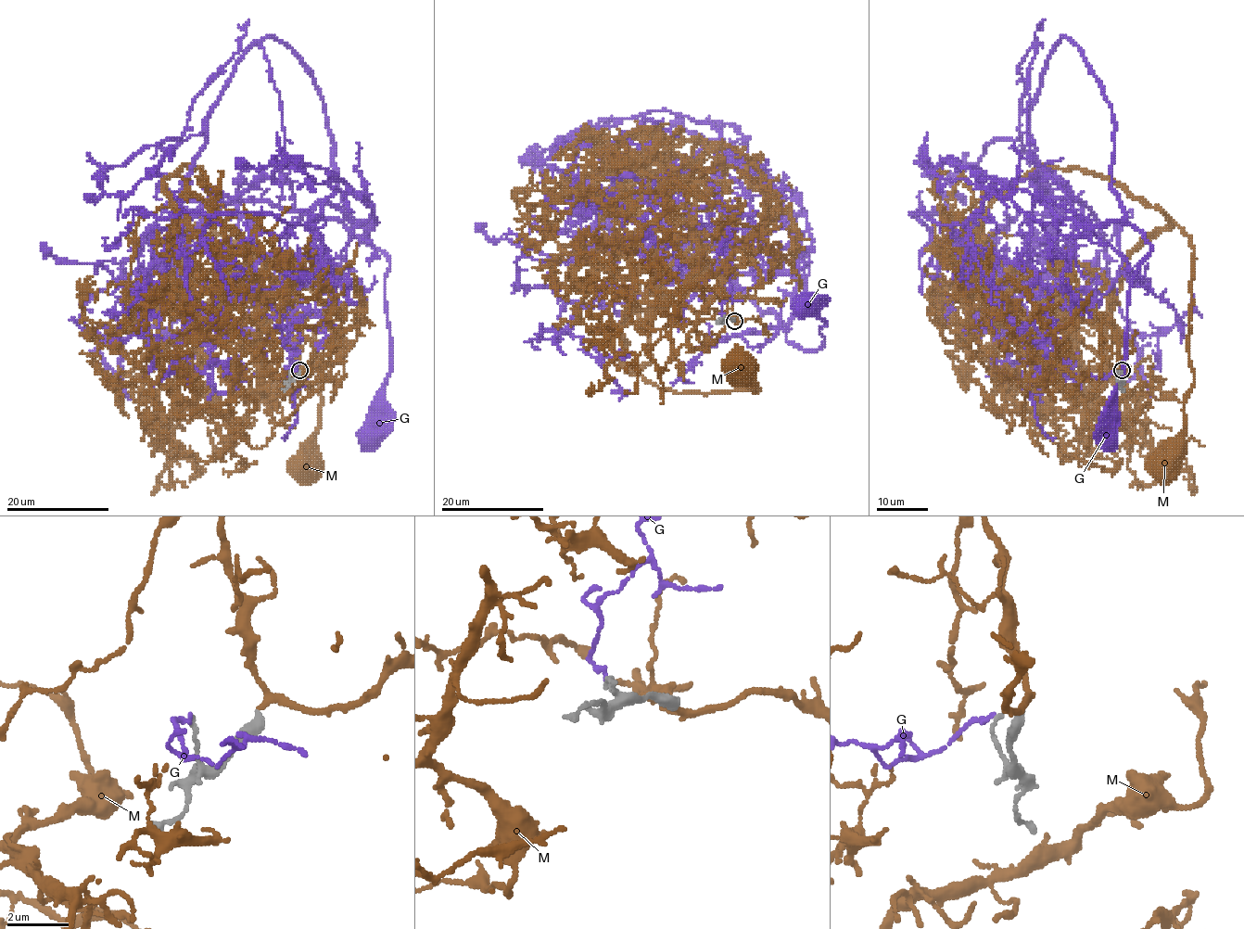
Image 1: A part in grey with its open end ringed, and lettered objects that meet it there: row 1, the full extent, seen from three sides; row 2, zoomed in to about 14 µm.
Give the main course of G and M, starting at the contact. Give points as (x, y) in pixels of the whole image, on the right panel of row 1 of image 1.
G: (1117, 370), (1076, 375), (1036, 330), (1050, 297), (1027, 255), (1034, 202), (1150, 245), (1109, 432)
M: (1121, 370), (1083, 319), (1050, 366), (1090, 396), (1124, 258), (1174, 222), (1193, 387), (1163, 465)

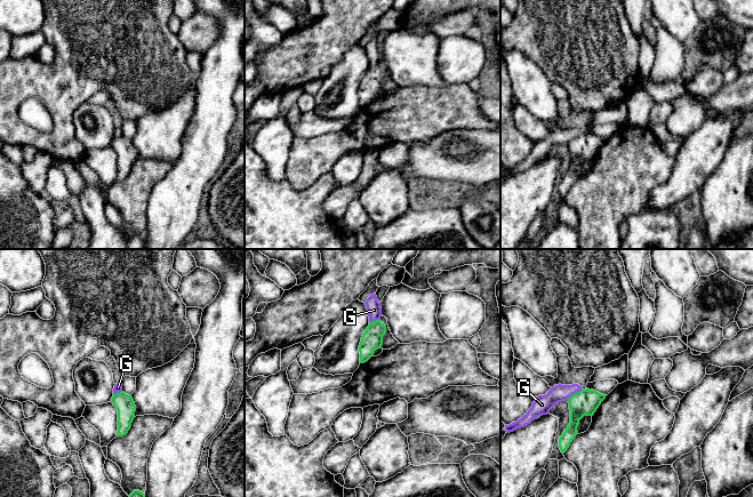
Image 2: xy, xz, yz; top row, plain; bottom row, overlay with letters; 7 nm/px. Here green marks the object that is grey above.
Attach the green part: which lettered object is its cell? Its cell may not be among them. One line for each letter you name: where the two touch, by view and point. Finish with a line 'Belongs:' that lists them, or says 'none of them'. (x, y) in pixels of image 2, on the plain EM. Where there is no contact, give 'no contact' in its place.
M: no contact
Belongs: M

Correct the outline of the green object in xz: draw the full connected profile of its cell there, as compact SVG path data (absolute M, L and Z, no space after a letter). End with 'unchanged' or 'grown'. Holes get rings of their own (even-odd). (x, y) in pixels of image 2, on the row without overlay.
M380 64L369 66L359 89L360 107L367 106L371 101L374 101L376 94L382 93L383 80L385 78L386 70L382 67Z; unchanged

